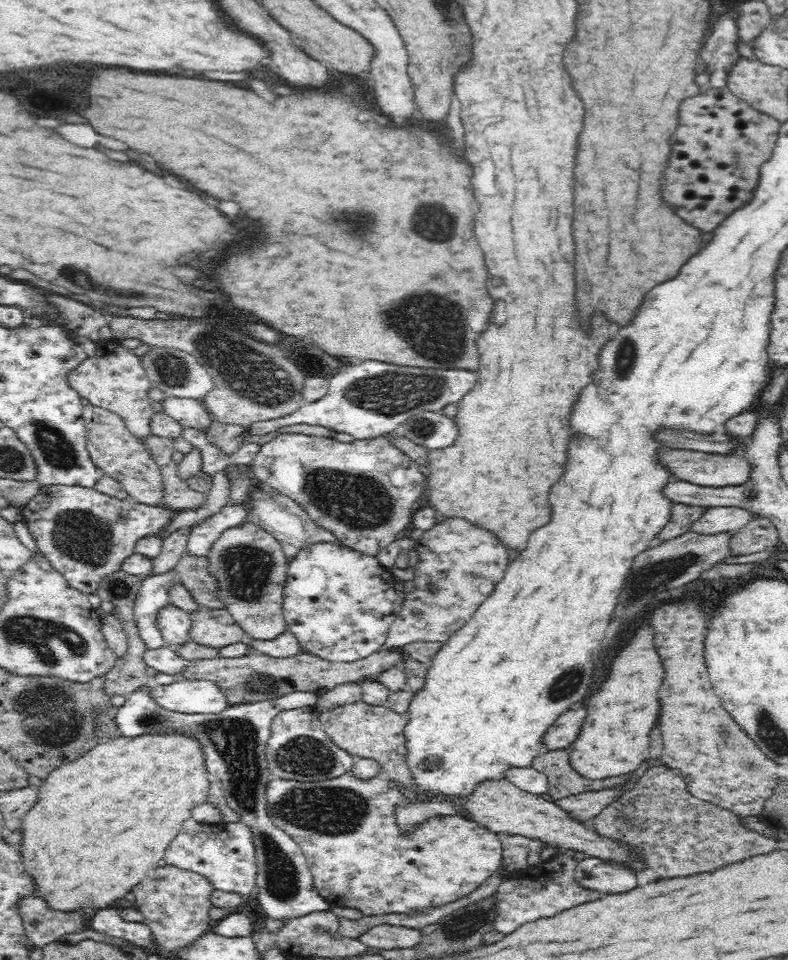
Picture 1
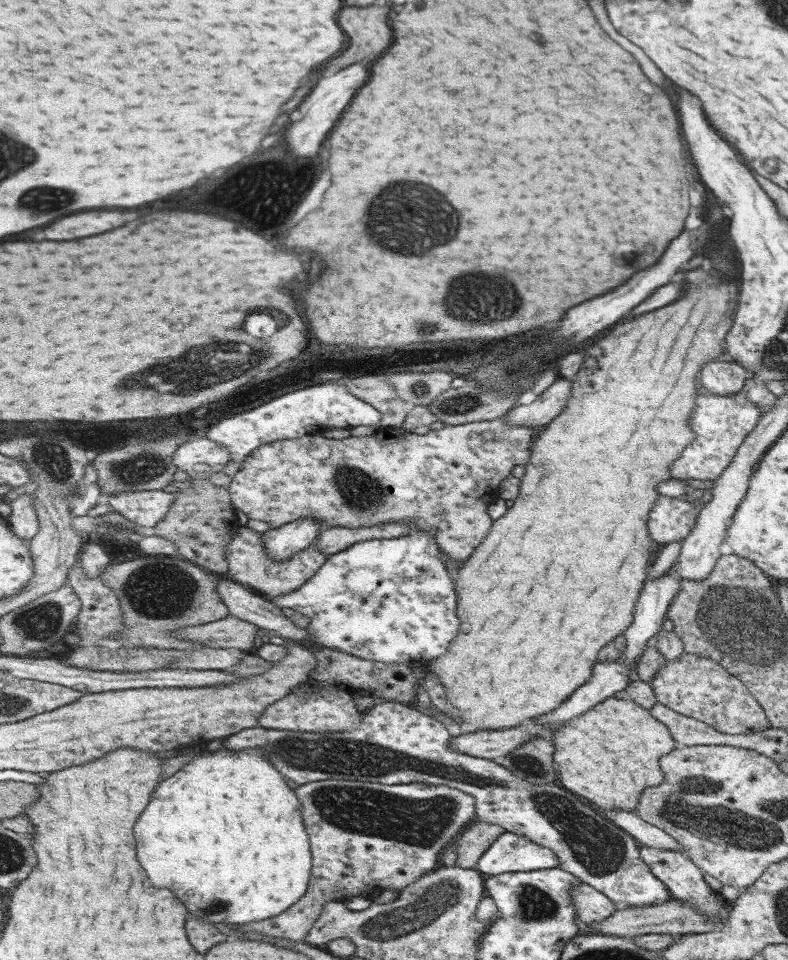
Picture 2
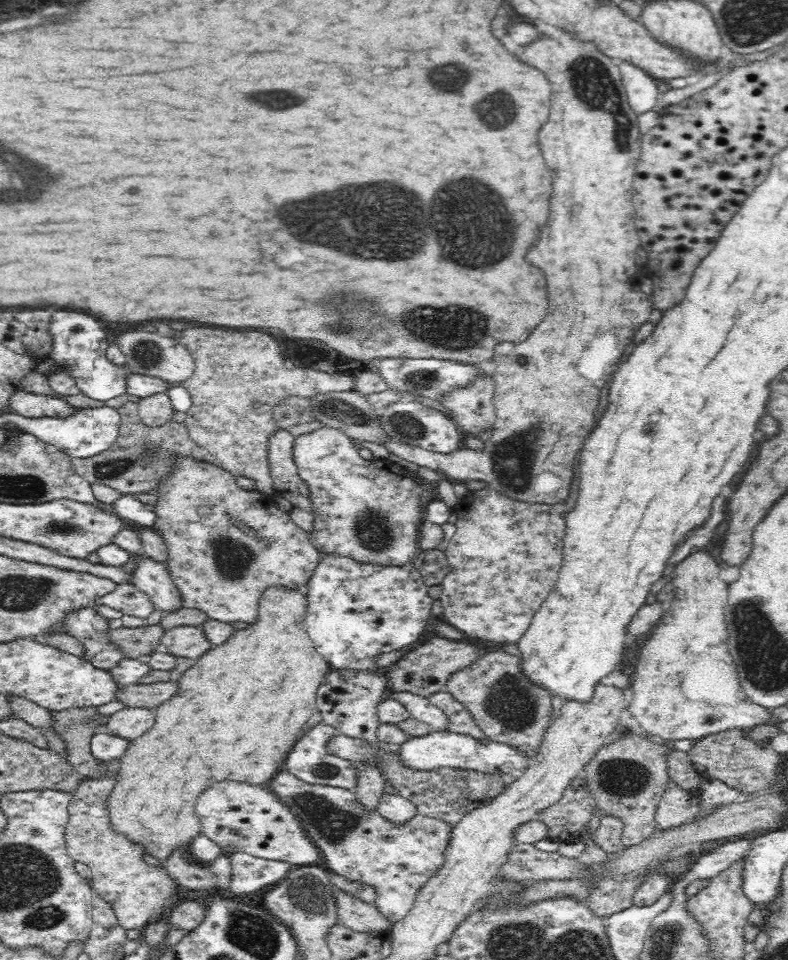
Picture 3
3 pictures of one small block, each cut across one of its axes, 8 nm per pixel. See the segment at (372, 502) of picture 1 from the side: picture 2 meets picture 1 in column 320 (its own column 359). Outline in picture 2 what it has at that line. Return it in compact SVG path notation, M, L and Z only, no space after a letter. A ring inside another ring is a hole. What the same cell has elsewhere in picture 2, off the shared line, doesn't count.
M502 417L457 426L445 425L423 435L382 427L367 437L330 439L319 433L305 434L301 438L263 445L251 453L243 462L243 468L232 478L229 490L242 519L267 522L271 529L300 518L320 520L327 529L342 525L353 528L385 522L413 522L411 532L424 530L433 535L441 554L447 554L460 566L470 557L473 548L479 546L493 524L493 520L487 516L487 504L497 498L495 492L499 482L507 478L511 466L525 465L529 460L529 445L525 445L525 442L537 434L537 428L510 426ZM485 431L493 432L491 441L481 439L481 433Z

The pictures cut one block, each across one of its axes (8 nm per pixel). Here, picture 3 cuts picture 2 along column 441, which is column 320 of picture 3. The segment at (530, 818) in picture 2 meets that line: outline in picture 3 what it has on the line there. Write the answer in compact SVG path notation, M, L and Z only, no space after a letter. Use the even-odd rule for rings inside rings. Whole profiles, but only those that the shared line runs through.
M322 722L301 735L299 742L295 744L296 748L292 748L292 752L288 754L286 769L308 784L353 789L357 785L356 765L345 758L330 754L328 750L330 737L338 734L337 727Z

